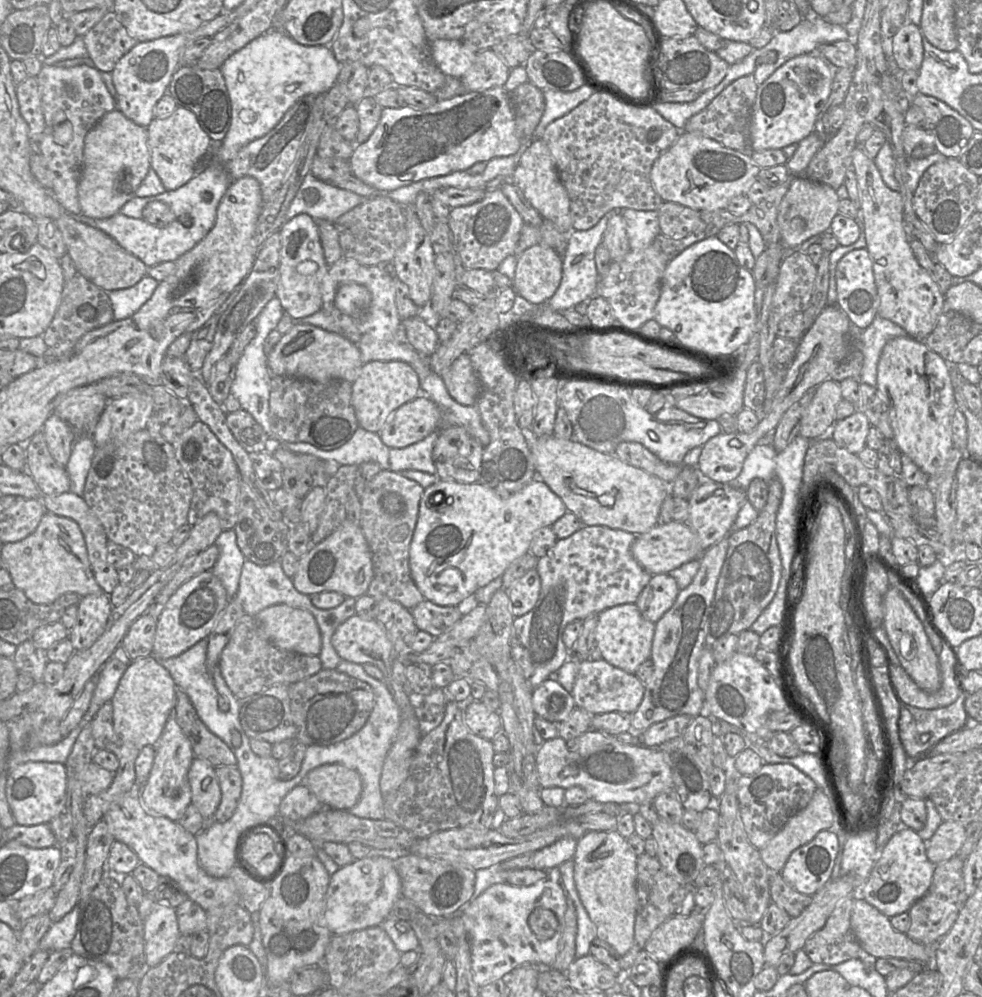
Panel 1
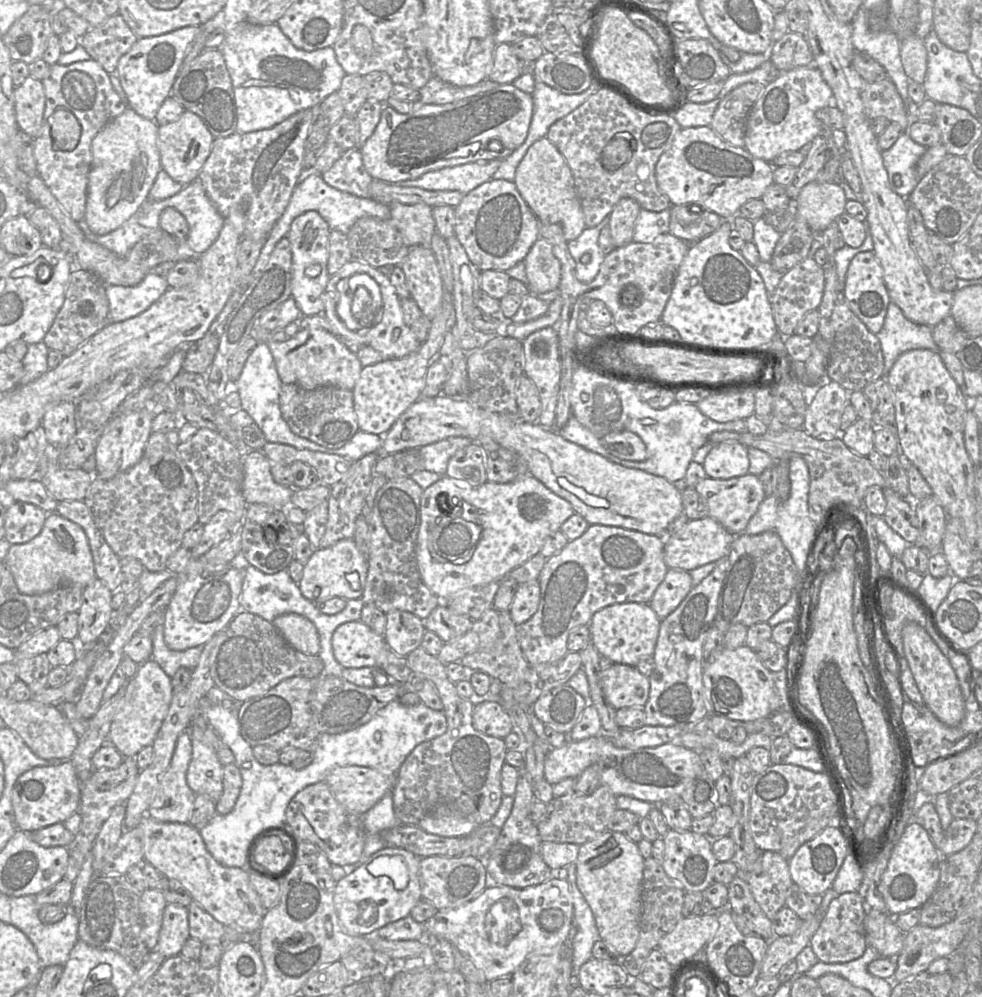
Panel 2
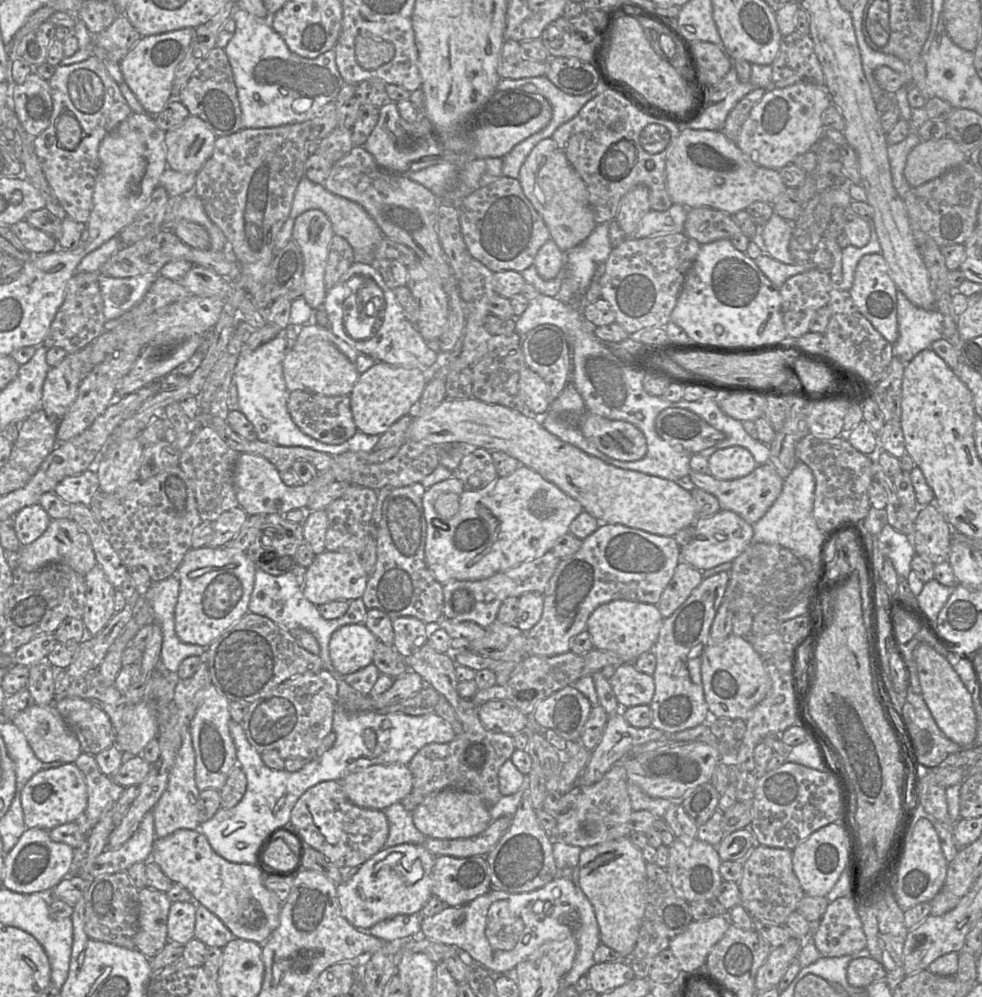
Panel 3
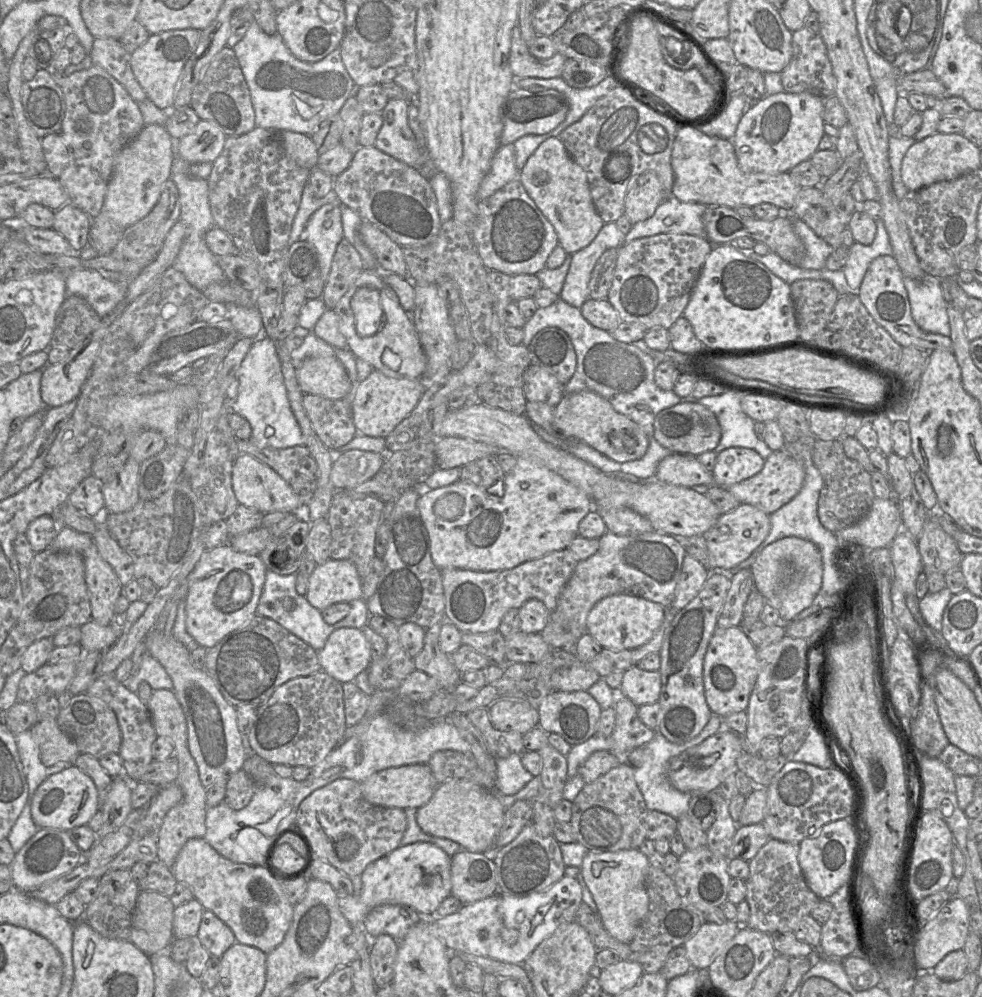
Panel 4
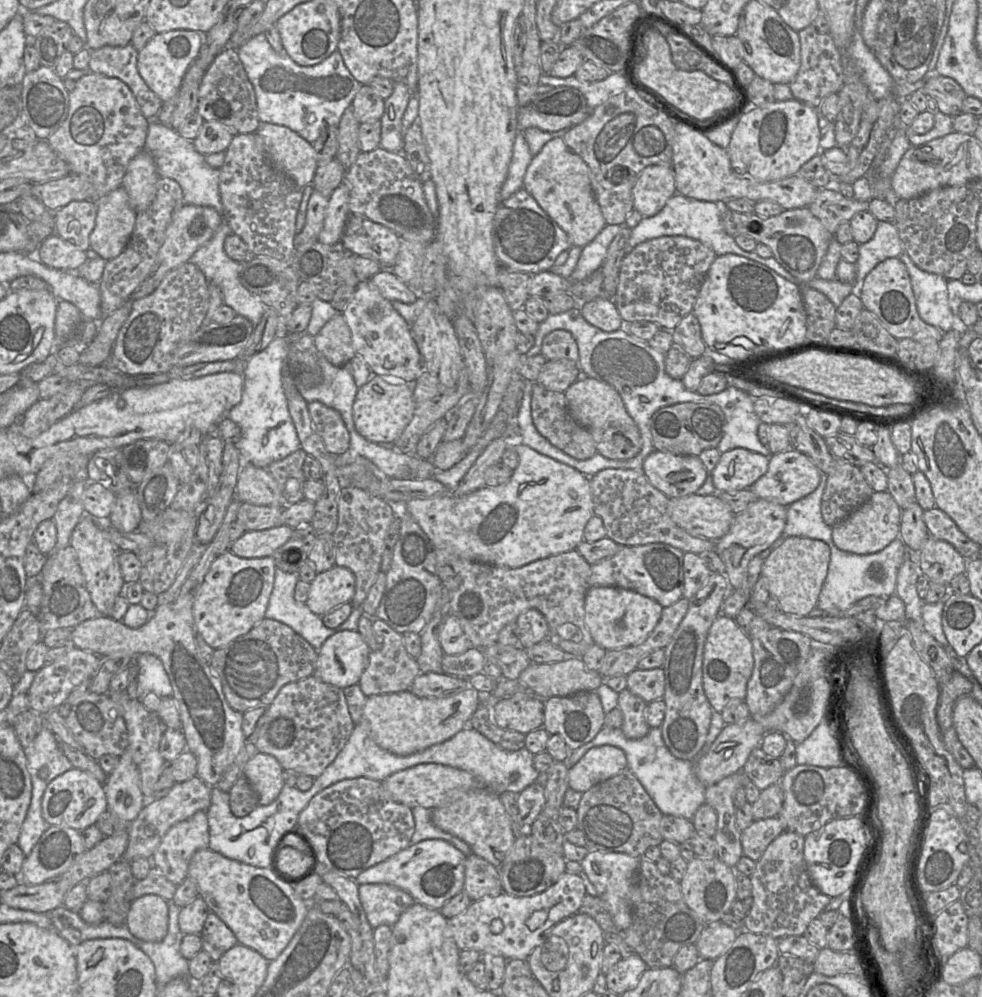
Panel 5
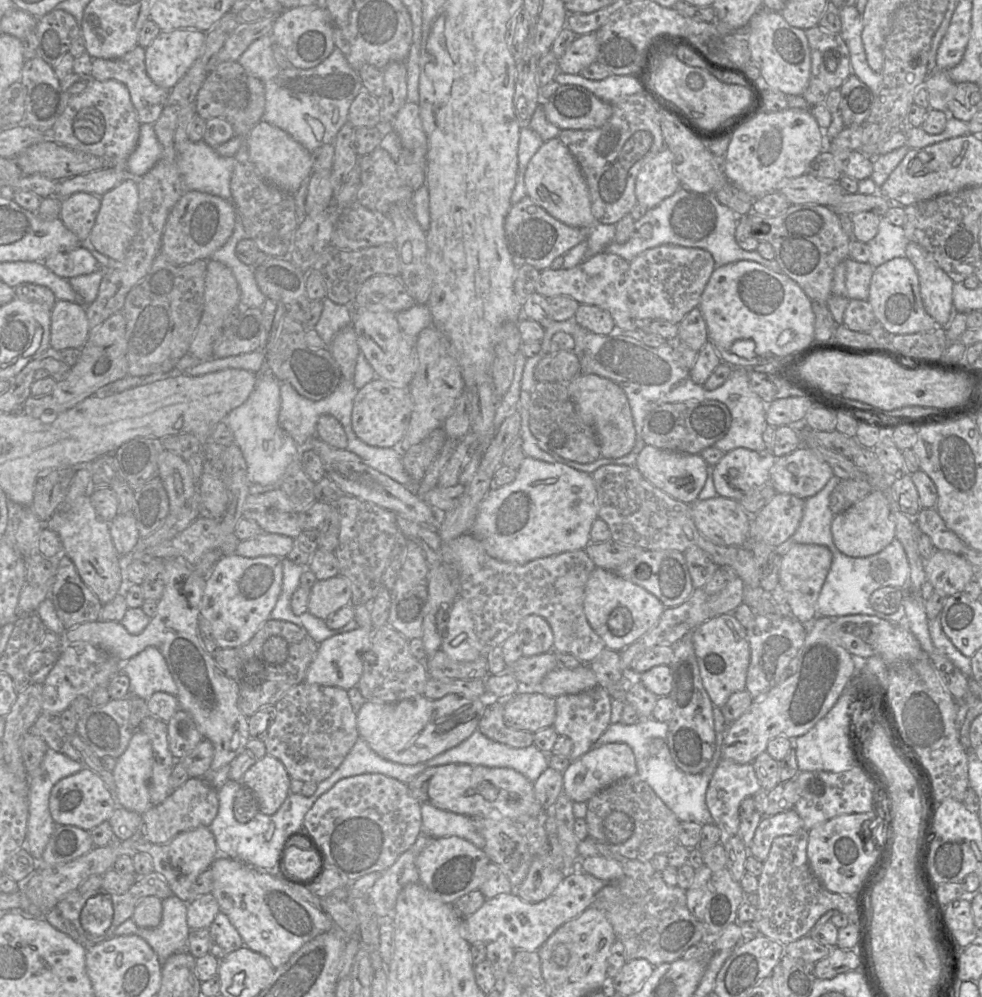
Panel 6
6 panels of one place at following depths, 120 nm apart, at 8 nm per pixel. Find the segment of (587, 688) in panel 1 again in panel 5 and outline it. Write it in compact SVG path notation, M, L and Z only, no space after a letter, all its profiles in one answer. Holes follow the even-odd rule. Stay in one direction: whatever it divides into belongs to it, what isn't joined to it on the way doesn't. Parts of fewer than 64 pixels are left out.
M663 668L648 670L635 669L627 676L627 688L646 703L663 699L665 692L665 675Z

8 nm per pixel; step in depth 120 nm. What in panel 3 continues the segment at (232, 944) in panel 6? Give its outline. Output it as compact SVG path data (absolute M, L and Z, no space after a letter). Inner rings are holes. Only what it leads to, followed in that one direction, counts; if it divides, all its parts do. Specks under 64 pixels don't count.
M197 904L194 938L207 947L223 949L235 937L214 913L203 905Z

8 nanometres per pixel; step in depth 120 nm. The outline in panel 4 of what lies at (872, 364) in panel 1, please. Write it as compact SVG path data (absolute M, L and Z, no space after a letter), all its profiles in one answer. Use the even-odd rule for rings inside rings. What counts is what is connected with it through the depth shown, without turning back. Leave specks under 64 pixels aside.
M927 275L920 280L904 277L904 286L916 325L924 332L949 337L951 331L942 280Z

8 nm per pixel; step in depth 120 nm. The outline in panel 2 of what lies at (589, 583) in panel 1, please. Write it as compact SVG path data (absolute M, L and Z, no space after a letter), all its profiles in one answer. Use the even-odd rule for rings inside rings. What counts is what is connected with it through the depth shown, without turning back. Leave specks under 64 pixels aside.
M589 525L579 538L571 540L558 554L548 558L540 572L540 603L536 613L526 622L517 625L518 641L529 665L551 663L568 652L567 641L571 630L588 625L593 614L600 609L625 602L648 603L668 567L663 558L664 537L648 535L622 527Z

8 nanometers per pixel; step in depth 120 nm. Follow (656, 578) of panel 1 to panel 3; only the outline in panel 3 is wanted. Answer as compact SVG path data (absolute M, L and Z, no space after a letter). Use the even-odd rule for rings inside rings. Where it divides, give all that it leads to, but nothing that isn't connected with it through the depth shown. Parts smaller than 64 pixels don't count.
M679 561L671 580L656 604L662 617L664 619L669 617L679 608L702 580L700 570L684 561Z

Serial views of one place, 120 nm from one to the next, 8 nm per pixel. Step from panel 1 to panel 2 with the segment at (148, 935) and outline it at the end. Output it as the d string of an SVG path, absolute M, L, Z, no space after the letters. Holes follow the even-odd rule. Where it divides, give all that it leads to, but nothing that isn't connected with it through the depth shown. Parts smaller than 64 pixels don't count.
M168 903L164 909L156 951L165 958L176 956L190 937L187 907Z

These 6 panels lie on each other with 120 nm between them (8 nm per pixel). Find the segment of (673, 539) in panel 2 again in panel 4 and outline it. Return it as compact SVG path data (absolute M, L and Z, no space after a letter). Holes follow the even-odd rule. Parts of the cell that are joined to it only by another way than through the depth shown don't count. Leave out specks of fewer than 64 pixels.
M740 504L732 511L721 514L716 523L703 534L707 542L709 567L723 569L736 567L765 540L770 528L770 515L751 504Z

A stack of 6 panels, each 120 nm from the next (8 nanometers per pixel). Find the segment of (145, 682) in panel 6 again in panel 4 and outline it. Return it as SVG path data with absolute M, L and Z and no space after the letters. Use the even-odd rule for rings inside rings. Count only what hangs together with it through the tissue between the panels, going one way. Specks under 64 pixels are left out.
M146 655L137 673L130 675L122 684L131 692L136 693L141 682L147 682L153 690L173 690L174 685L169 674L157 659Z

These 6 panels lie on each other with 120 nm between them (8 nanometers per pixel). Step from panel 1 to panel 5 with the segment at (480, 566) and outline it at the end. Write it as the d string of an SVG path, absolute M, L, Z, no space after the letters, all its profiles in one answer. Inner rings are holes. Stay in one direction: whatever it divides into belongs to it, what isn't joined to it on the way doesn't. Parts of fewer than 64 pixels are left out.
M512 440L509 448L517 452L519 465L505 484L485 486L461 497L449 493L404 503L434 548L470 561L518 568L576 550L584 541L584 528L595 515L590 477L518 440Z

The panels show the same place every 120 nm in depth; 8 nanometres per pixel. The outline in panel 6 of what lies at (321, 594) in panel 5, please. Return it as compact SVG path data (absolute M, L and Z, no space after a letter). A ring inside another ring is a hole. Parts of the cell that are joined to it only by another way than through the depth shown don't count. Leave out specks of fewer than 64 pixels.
M340 574L316 580L310 589L307 612L326 620L341 607L350 604L351 588L349 581Z

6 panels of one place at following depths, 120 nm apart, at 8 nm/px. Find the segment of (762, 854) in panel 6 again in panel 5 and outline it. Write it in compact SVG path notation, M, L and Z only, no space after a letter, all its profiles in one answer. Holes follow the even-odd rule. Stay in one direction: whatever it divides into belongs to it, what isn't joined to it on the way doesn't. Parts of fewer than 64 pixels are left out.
M779 817L754 820L749 827L741 831L743 855L756 862L771 841L785 831L785 824Z

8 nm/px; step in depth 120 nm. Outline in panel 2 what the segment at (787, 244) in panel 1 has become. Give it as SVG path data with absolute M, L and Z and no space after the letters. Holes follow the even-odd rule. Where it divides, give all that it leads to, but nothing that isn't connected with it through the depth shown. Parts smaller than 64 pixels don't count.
M813 181L806 184L797 197L797 218L803 218L812 231L819 234L845 212L847 198L839 184Z

